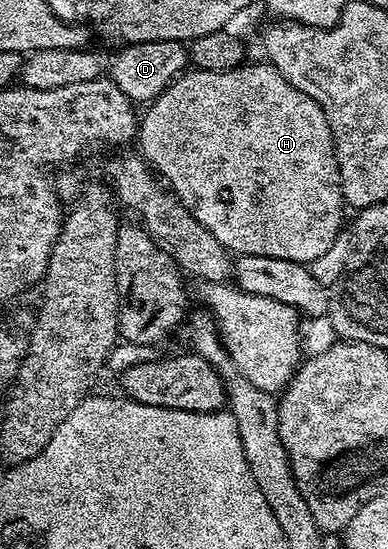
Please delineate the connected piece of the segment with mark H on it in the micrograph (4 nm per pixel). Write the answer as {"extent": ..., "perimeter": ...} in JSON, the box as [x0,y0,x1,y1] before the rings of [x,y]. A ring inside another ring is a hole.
{"extent":[138,61,346,265],"perimeter":[[[267,61],[250,63],[229,71],[198,71],[195,69],[185,71],[157,99],[152,100],[150,106],[145,110],[149,110],[145,115],[143,112],[138,123],[138,144],[140,143],[141,147],[139,150],[144,159],[151,164],[157,176],[180,199],[182,205],[213,233],[228,252],[236,255],[282,257],[286,261],[311,265],[318,257],[322,257],[322,253],[326,253],[326,249],[330,249],[330,245],[334,245],[334,241],[342,234],[343,227],[340,226],[344,223],[344,211],[346,212],[344,194],[340,184],[340,170],[336,160],[336,146],[332,140],[330,125],[320,106],[310,97],[306,97],[306,93],[294,89],[294,85],[290,85],[290,81],[286,81],[286,77],[282,77],[282,73],[278,73],[278,69],[271,63]]]}

